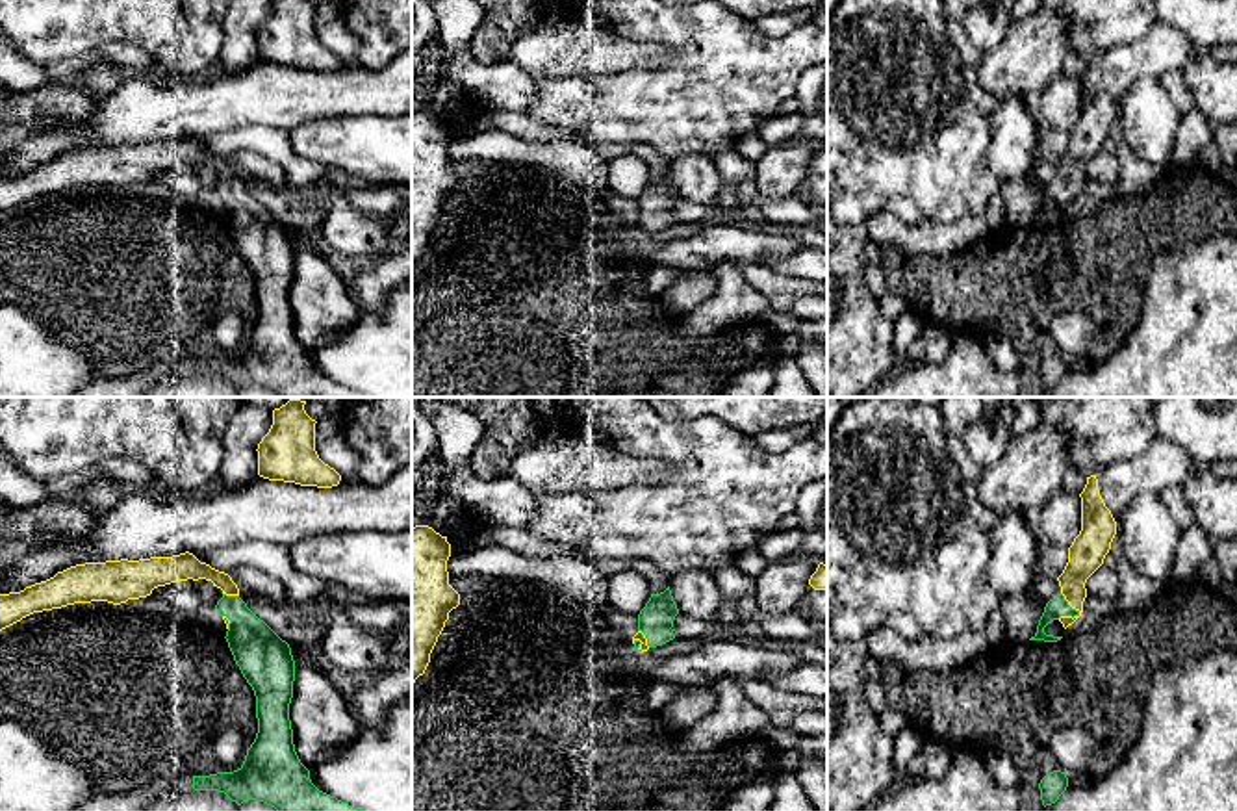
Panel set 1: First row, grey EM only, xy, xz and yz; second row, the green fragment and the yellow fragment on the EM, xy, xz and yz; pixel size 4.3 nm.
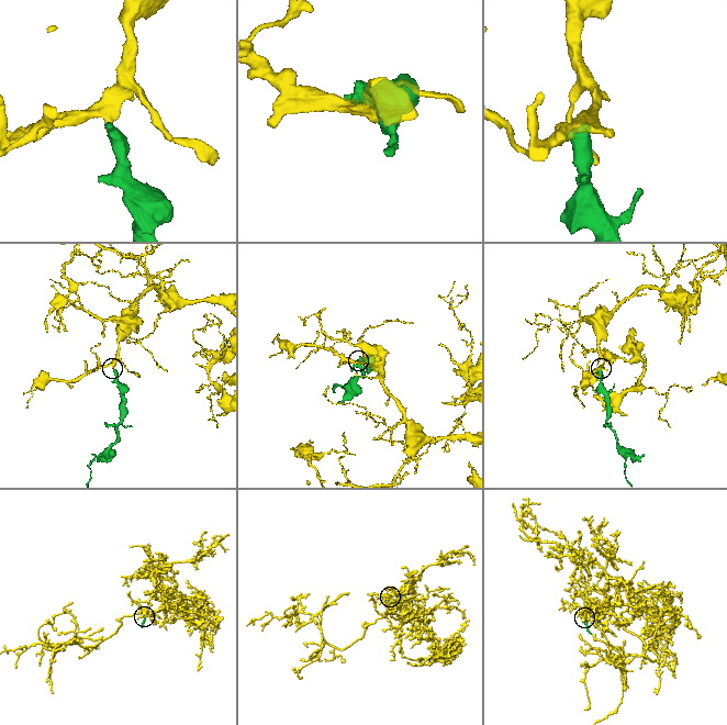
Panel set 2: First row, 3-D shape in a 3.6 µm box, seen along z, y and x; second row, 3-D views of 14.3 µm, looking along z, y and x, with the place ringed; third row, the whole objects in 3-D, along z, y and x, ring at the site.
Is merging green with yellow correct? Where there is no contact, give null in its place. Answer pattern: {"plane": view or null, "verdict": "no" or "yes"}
{"plane": "yz", "verdict": "yes"}

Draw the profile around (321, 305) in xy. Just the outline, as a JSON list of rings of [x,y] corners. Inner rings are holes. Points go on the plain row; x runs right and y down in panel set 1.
[[[289,228],[295,245],[289,304],[300,347],[312,354],[358,319],[345,280],[317,249],[317,236]]]

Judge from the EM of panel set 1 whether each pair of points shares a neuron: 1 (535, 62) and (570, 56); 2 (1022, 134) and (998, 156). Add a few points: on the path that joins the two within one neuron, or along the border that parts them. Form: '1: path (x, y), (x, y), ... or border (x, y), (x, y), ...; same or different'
1: path (544, 56), (561, 56); same
2: path (1017, 140), (1004, 153); same

